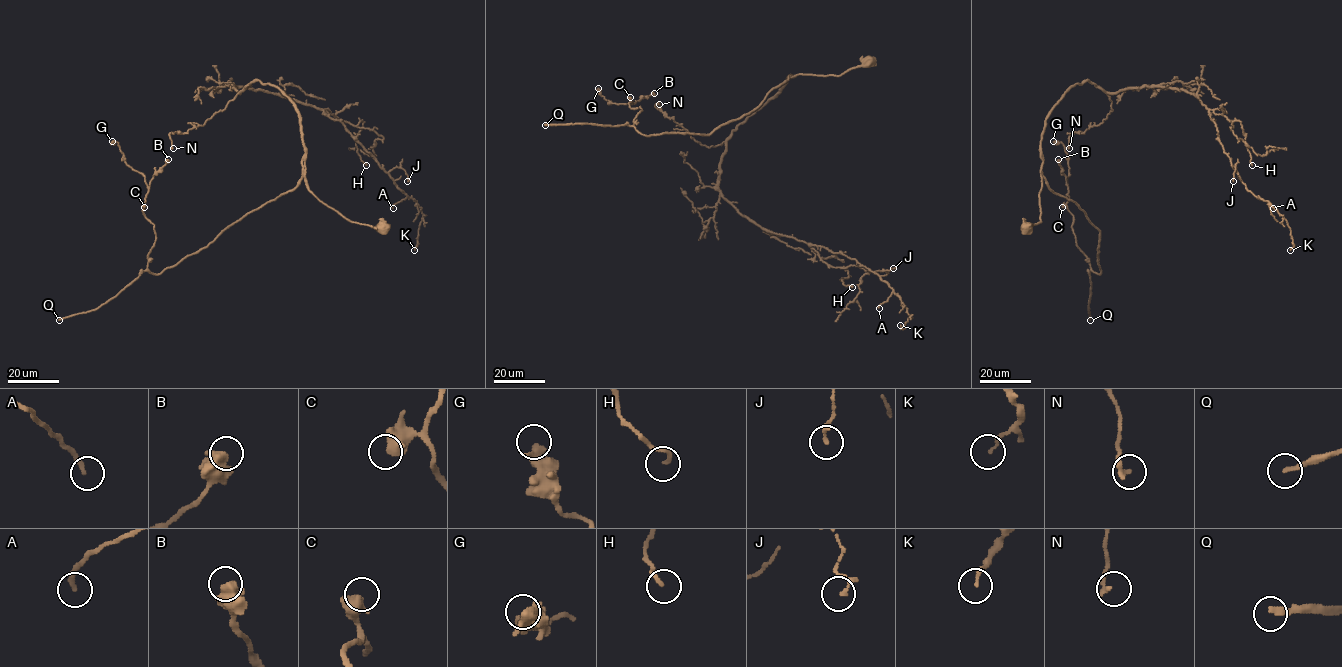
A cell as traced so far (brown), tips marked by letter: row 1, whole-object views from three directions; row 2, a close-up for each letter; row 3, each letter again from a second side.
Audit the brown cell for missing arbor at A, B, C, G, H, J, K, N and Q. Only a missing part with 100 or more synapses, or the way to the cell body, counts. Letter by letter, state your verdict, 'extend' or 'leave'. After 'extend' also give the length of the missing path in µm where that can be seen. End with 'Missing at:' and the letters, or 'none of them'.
A: leave
B: leave
C: leave
G: leave
H: leave
J: leave
K: leave
N: leave
Q: extend; about 140 µm are missing
Missing at: Q

